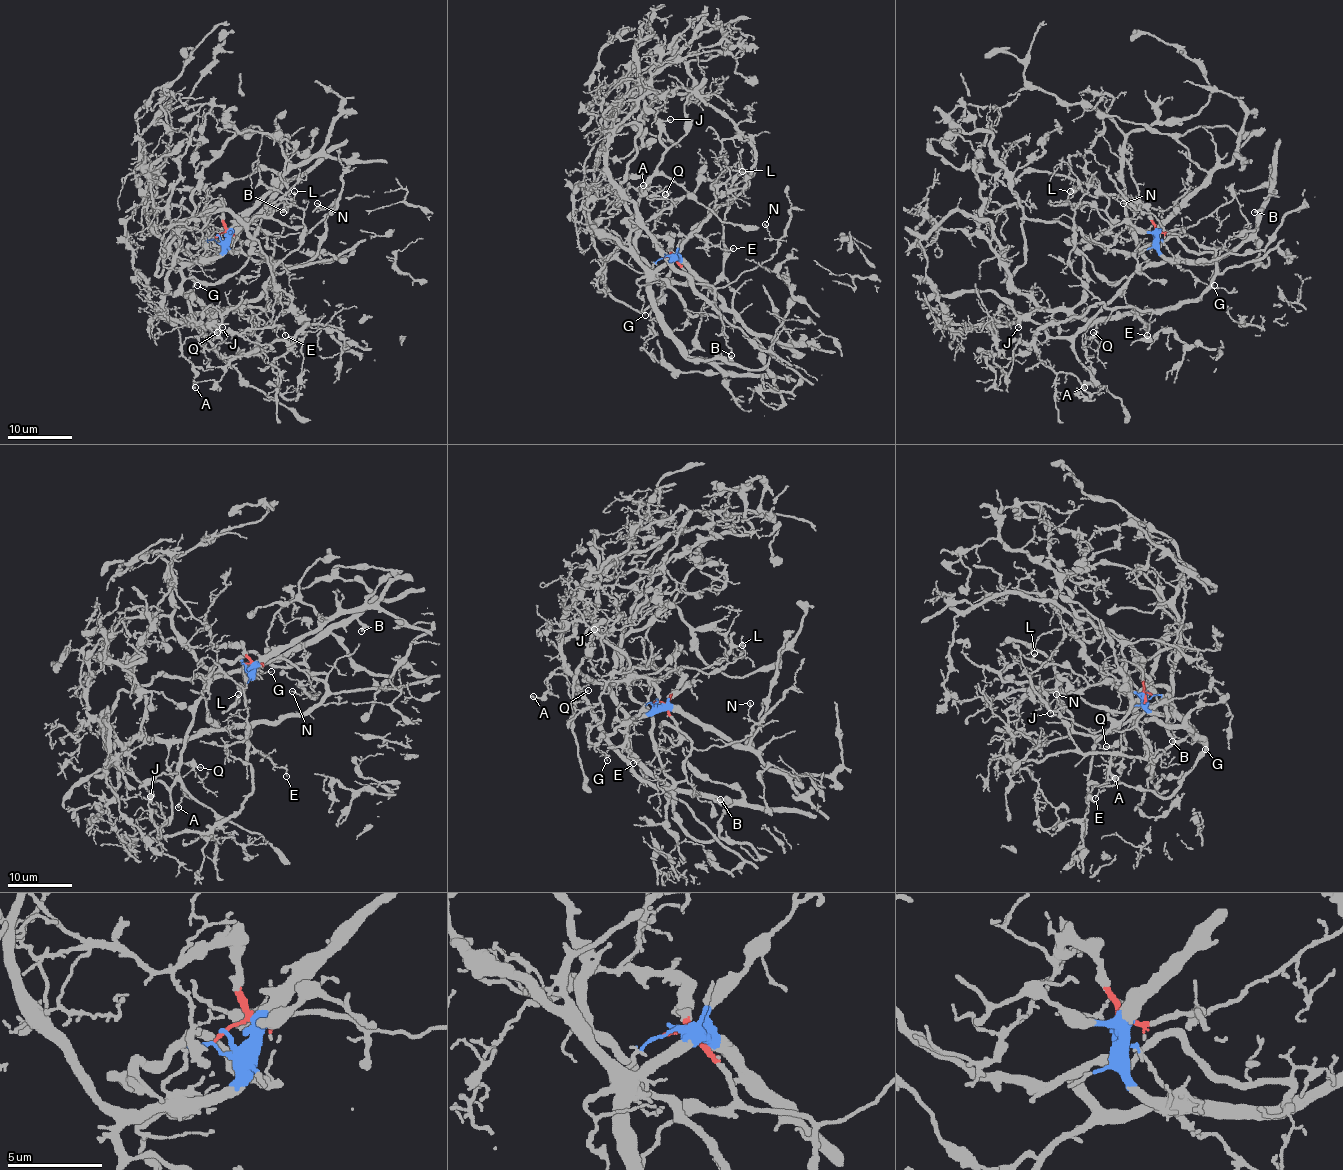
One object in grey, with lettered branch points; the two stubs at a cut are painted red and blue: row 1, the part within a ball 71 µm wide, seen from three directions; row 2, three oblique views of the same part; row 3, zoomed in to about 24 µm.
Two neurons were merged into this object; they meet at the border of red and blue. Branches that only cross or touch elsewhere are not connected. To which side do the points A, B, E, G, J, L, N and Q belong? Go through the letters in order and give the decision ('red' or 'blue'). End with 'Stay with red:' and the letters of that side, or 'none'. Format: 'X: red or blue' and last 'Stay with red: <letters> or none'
A: red
B: blue
E: red
G: blue
J: blue
L: blue
N: red
Q: red
Stay with red: A, E, N, Q

